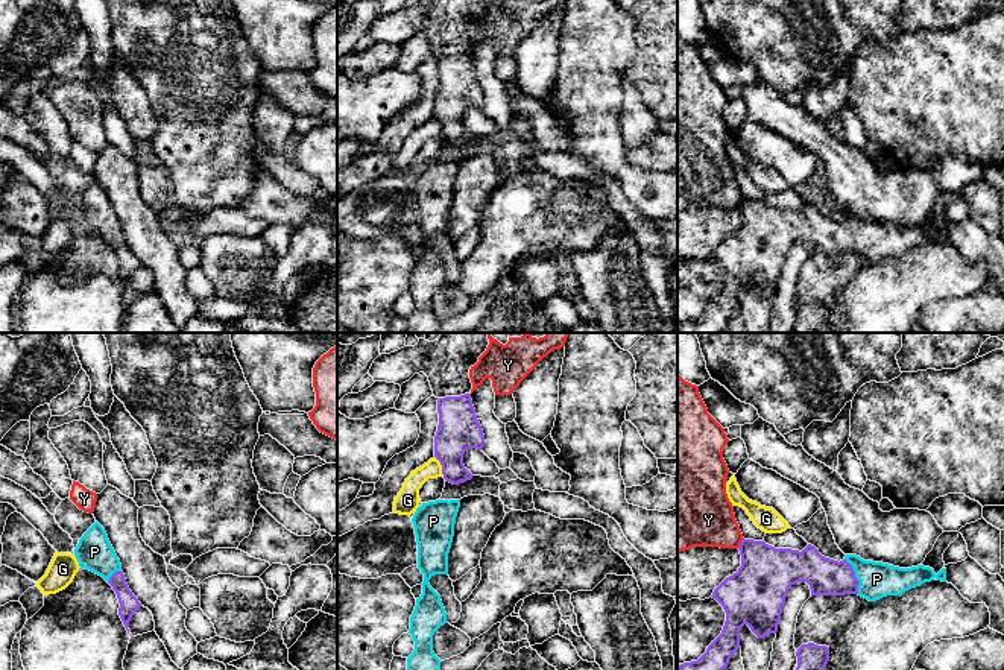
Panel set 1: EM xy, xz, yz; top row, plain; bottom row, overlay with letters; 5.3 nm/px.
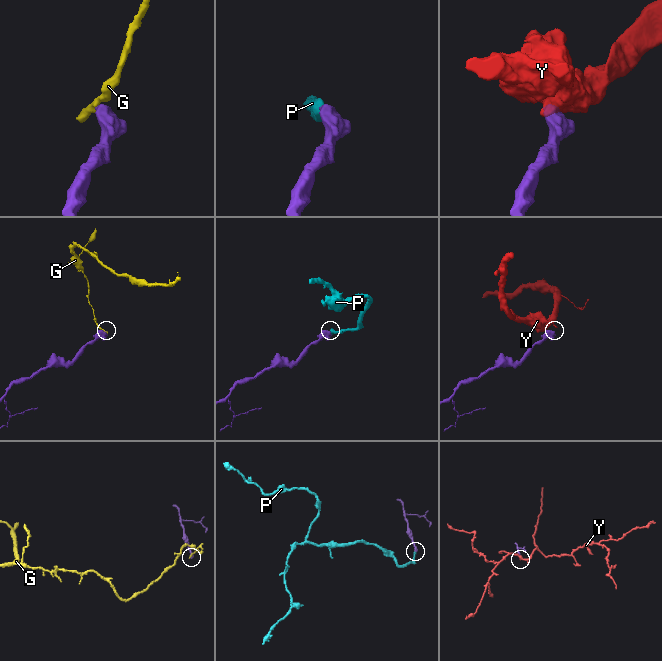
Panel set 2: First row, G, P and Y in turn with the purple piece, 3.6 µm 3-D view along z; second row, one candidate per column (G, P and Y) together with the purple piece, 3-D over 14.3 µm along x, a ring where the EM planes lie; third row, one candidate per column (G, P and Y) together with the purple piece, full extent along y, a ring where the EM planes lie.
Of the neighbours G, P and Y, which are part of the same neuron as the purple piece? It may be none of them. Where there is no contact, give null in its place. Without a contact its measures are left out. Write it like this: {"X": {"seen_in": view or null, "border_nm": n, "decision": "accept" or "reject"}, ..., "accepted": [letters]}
{"G": {"seen_in": "xz", "border_nm": 120, "decision": "reject"}, "P": {"seen_in": "yz", "border_nm": 200, "decision": "accept"}, "Y": {"seen_in": "yz", "border_nm": 70, "decision": "reject"}, "accepted": ["P"]}

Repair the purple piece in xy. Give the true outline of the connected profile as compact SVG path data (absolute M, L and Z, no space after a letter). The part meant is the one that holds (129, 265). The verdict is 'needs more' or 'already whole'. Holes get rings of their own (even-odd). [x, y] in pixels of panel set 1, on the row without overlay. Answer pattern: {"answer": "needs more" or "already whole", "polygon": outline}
{"answer": "needs more", "polygon": "M97 181L79 199L74 216L81 228L102 235L112 246L120 263L118 275L129 293L129 281L140 269L141 263L129 249L120 219L117 217L105 188Z"}

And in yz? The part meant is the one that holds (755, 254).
{"answer": "needs more", "polygon": "M743 199L738 210L741 226L737 232L726 237L711 255L726 272L723 290L697 321L680 324L677 333L721 333L728 327L731 316L741 308L740 289L744 284L758 298L776 293L787 252L797 242L807 242L810 245L811 257L858 254L869 261L876 261L887 255L901 255L934 239L946 242L946 228L942 228L936 234L930 226L899 228L882 222L864 220L857 214L846 214L838 222L822 216L811 204L799 211L775 208L764 201Z"}

